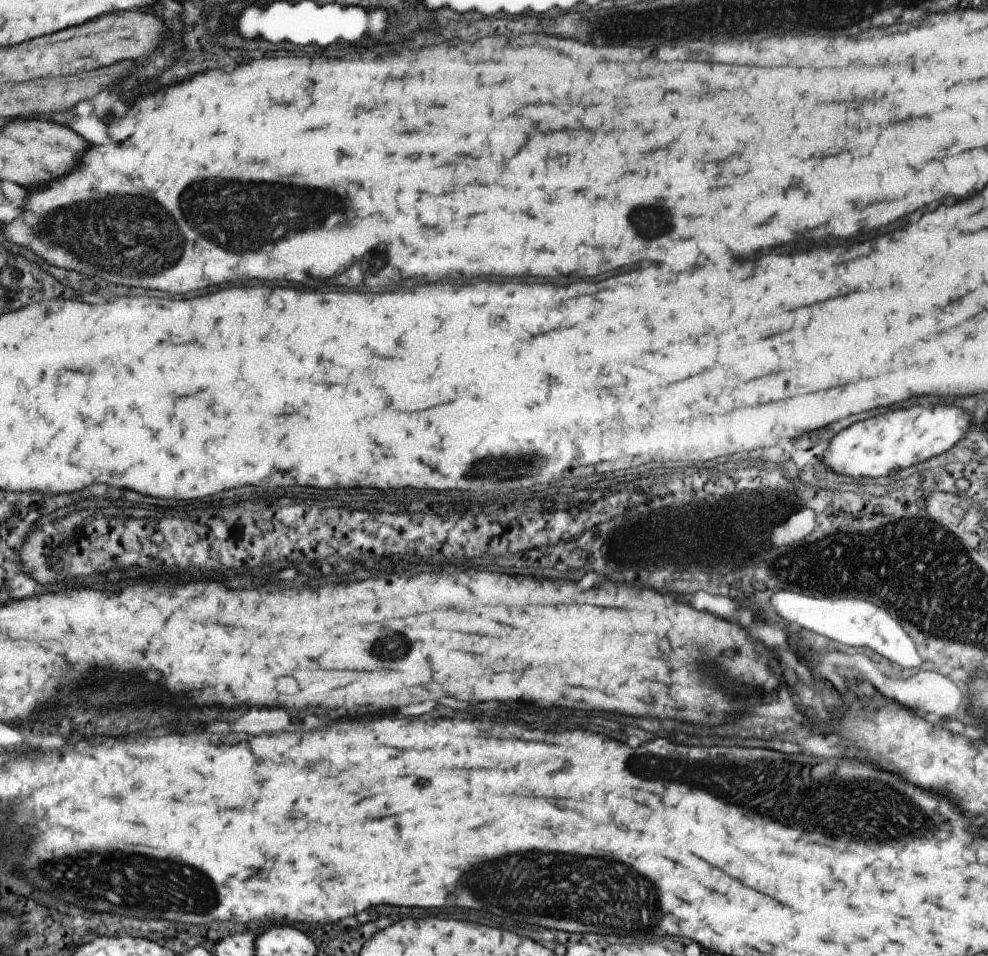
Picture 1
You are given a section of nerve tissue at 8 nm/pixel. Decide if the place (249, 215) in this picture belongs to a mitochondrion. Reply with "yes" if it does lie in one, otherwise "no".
yes

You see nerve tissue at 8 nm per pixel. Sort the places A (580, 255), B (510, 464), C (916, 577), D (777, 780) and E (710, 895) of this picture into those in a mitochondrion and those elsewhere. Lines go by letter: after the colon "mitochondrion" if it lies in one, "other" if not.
A: other
B: mitochondrion
C: mitochondrion
D: mitochondrion
E: other

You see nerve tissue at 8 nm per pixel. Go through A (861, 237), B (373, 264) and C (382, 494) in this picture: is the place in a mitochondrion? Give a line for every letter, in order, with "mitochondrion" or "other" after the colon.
A: other
B: mitochondrion
C: other

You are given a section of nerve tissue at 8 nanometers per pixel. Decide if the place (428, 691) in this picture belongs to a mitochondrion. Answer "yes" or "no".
no

